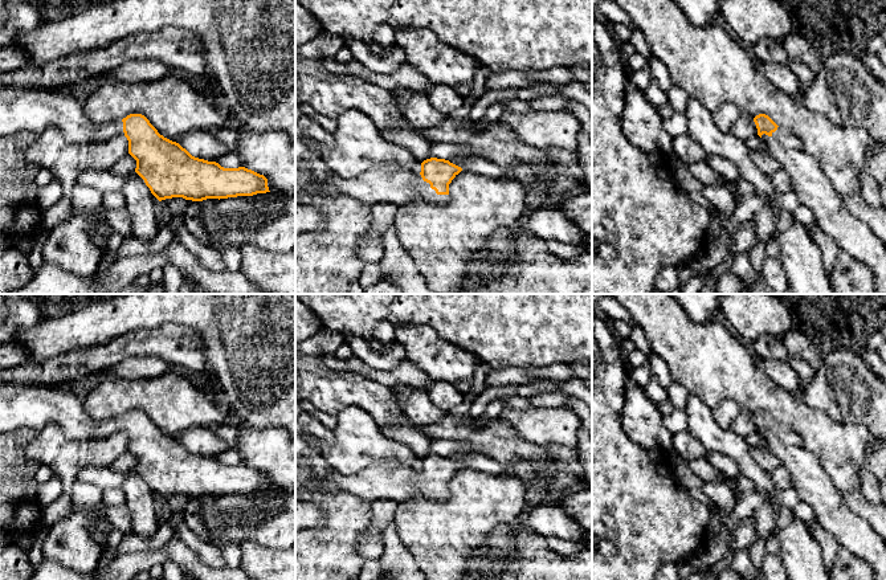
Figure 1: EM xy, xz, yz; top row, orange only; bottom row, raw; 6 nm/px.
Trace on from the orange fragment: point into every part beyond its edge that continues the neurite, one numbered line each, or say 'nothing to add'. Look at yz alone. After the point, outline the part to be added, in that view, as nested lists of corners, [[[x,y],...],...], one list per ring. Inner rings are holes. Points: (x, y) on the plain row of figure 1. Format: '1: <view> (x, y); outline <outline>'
1: yz (788, 436); outline [[[777,424],[777,426],[772,429],[772,434],[776,436],[784,445],[801,445],[799,432],[791,426]]]

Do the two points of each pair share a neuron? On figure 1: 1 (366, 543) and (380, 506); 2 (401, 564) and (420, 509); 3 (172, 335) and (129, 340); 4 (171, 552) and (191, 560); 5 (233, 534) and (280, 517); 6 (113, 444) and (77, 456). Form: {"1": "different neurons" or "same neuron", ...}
{"1": "same neuron", "2": "different neurons", "3": "same neuron", "4": "same neuron", "5": "same neuron", "6": "same neuron"}

